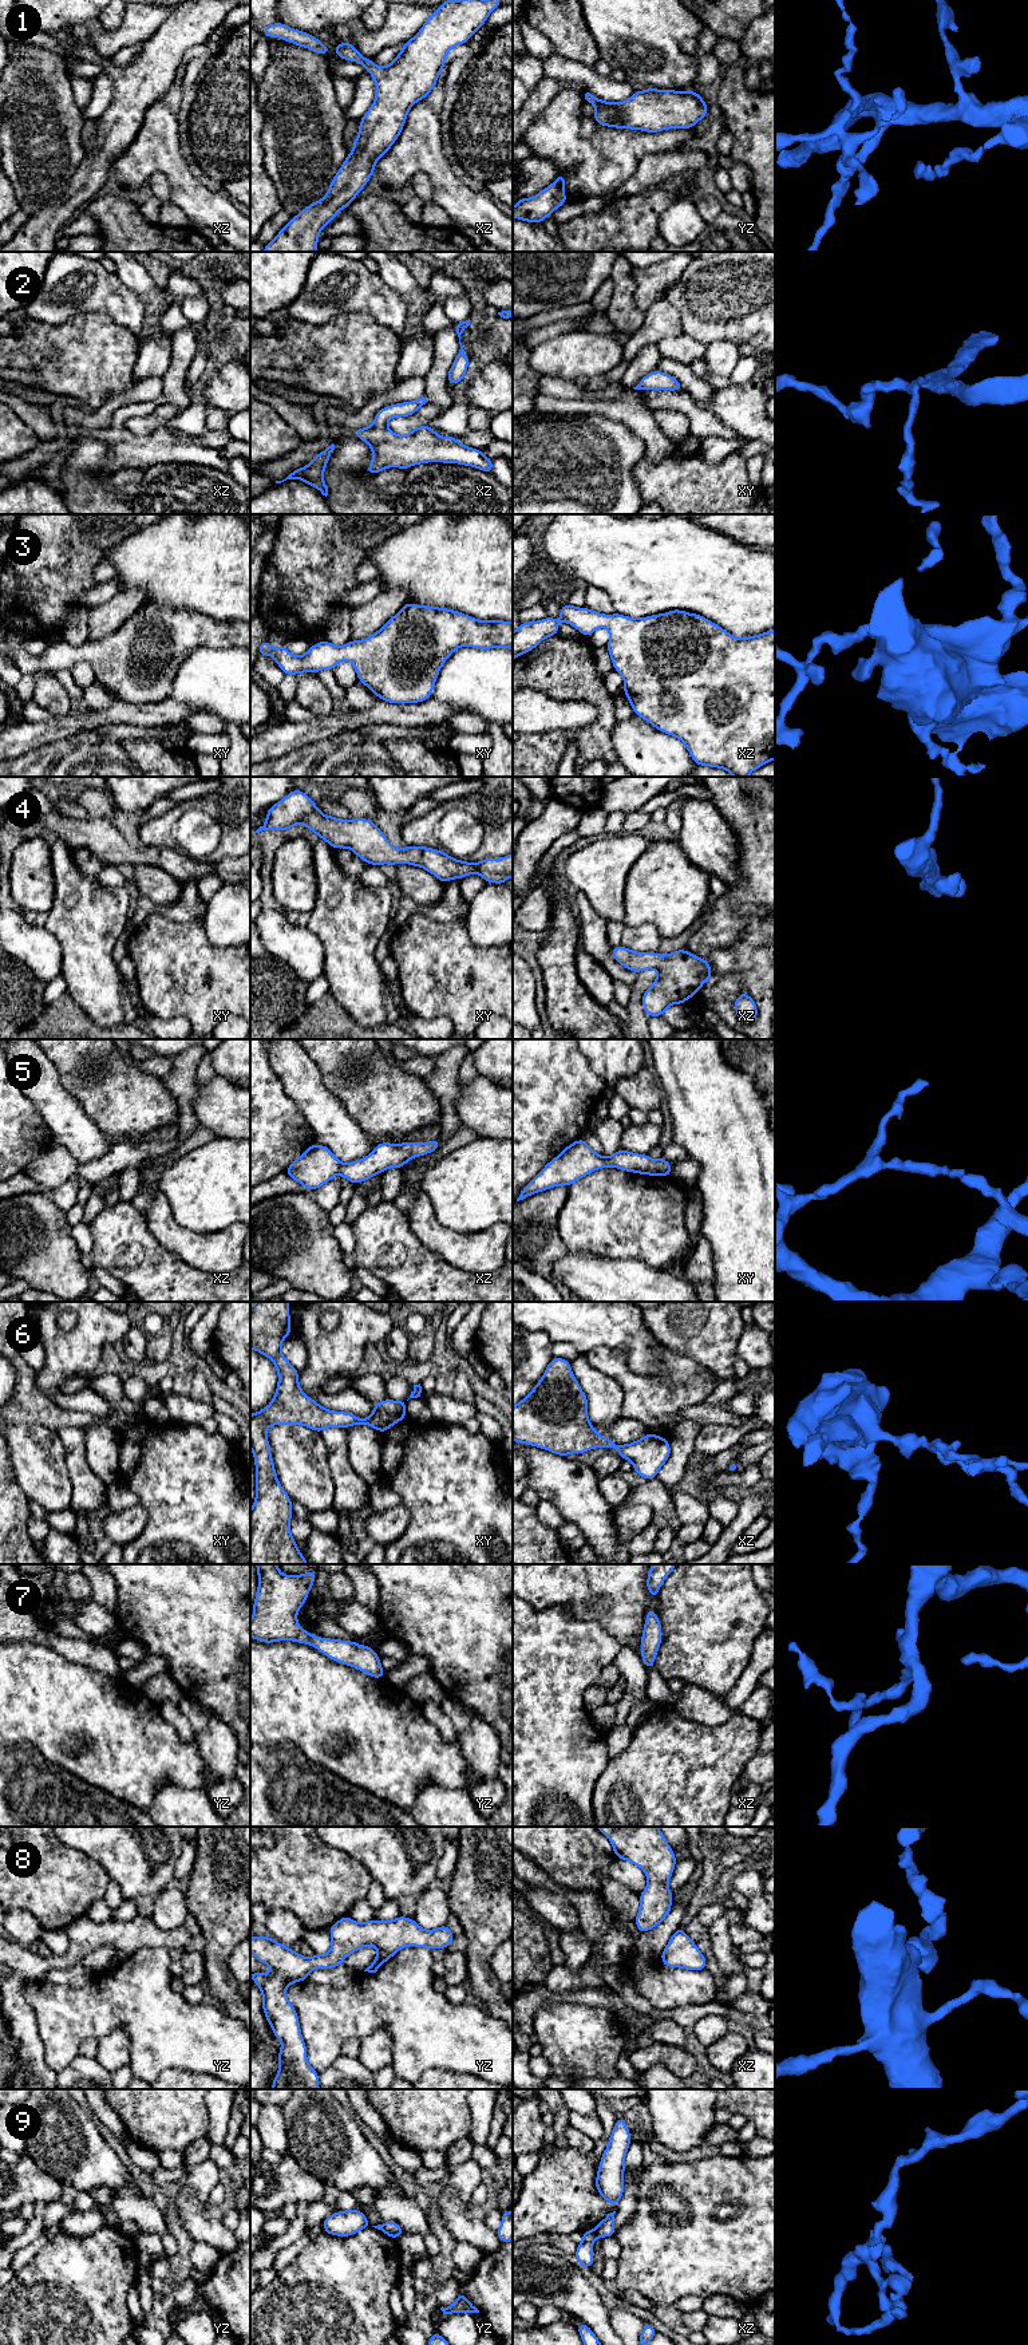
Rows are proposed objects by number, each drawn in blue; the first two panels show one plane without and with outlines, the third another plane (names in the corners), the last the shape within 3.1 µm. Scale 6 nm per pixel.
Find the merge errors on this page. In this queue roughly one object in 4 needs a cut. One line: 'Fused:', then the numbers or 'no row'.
Fused: 9

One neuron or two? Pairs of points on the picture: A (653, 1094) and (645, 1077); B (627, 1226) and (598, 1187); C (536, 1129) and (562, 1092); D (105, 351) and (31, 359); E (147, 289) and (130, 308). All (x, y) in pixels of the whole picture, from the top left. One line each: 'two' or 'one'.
A: one
B: one
C: one
D: one
E: two

